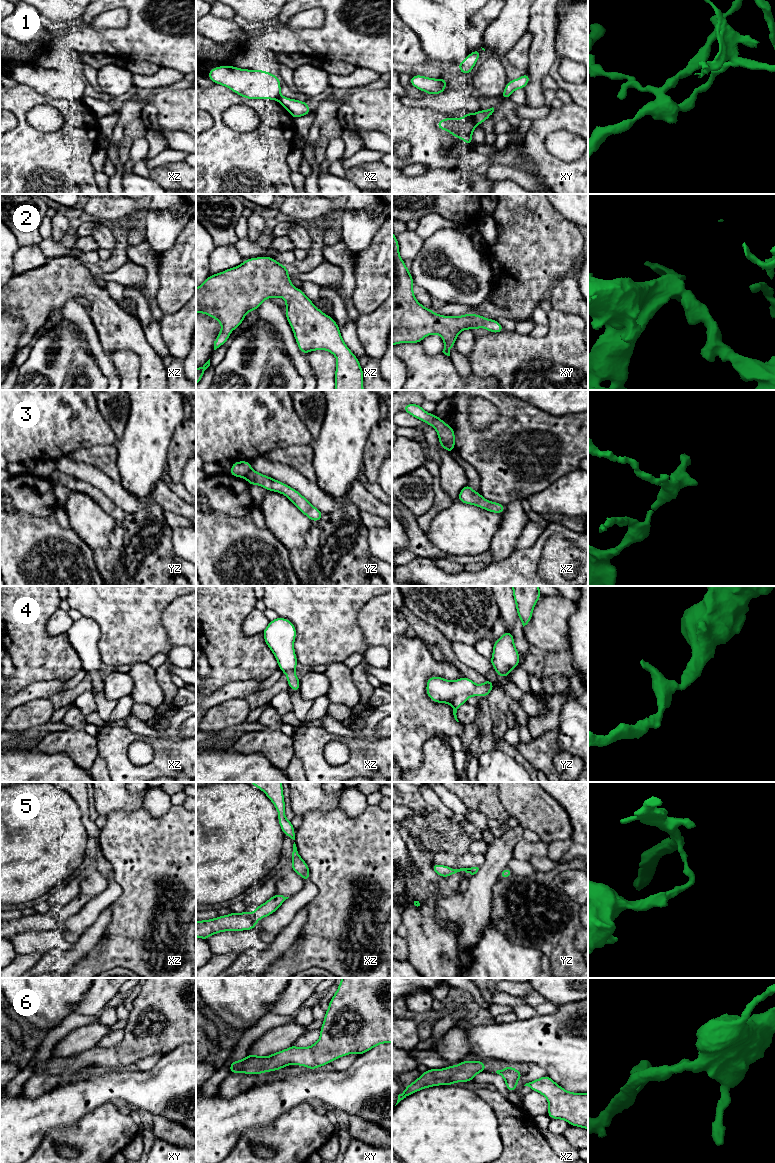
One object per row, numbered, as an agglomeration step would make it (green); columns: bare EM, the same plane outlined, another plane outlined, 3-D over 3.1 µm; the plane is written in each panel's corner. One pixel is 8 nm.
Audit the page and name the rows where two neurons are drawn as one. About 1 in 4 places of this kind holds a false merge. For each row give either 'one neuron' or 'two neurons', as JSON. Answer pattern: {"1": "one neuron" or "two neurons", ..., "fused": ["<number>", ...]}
{"1": "two neurons", "2": "one neuron", "3": "two neurons", "4": "one neuron", "5": "one neuron", "6": "one neuron", "fused": ["1", "3"]}

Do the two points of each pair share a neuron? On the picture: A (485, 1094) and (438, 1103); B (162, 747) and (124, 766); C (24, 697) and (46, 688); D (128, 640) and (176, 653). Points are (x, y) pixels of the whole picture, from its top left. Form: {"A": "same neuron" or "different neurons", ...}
{"A": "different neurons", "B": "same neuron", "C": "same neuron", "D": "different neurons"}

